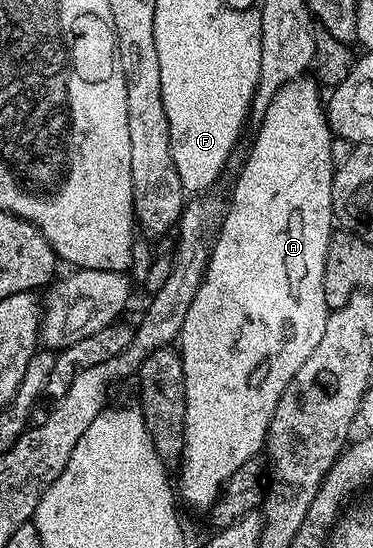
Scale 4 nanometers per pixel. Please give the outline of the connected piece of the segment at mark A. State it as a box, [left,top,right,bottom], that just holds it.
[180,77,336,509]

